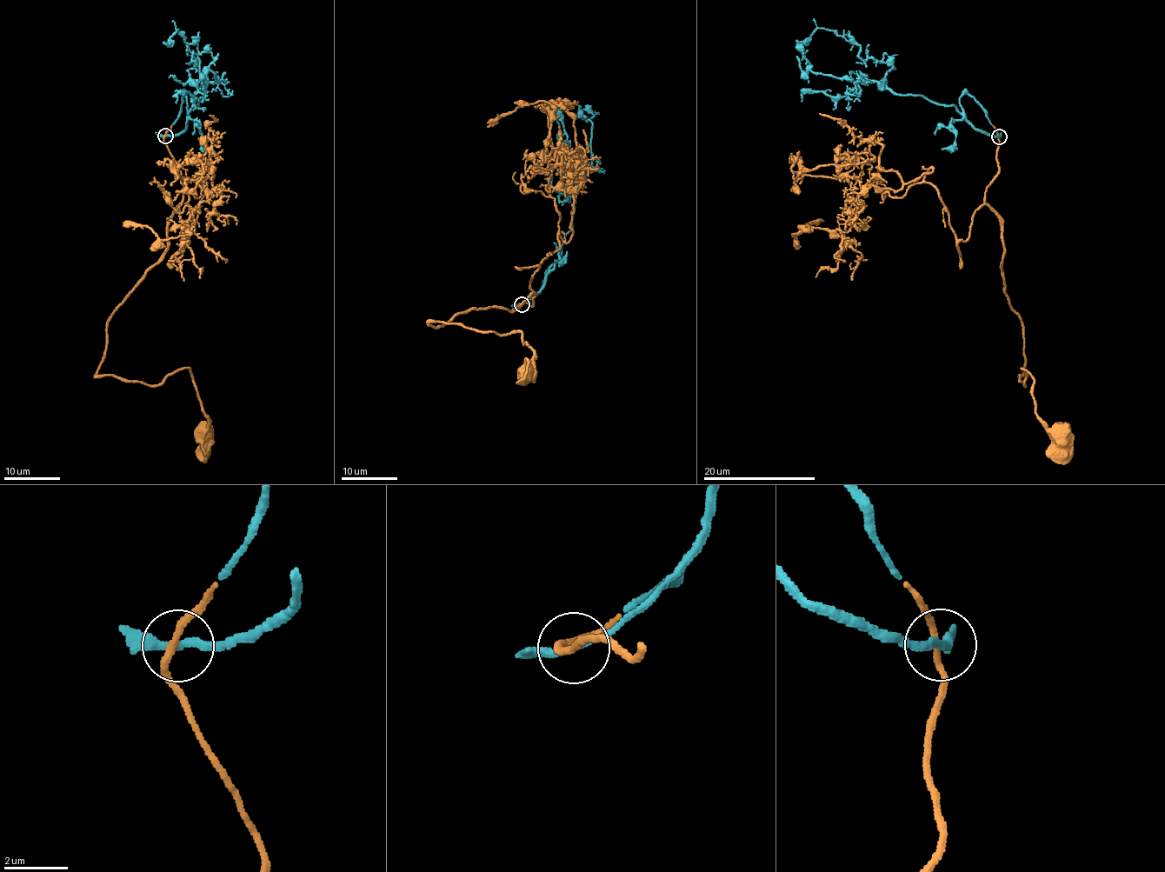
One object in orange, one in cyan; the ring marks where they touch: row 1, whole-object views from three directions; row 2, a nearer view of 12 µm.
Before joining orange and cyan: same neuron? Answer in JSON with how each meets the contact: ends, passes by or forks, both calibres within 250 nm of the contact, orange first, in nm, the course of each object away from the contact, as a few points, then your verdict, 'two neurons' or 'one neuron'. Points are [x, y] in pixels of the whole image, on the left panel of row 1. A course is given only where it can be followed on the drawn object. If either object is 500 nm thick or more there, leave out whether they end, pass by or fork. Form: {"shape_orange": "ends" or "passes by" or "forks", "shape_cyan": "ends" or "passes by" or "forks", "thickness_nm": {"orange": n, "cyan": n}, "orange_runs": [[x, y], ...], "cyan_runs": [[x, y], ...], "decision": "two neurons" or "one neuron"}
{"shape_orange": "passes by", "shape_cyan": "passes by", "thickness_nm": {"orange": 200, "cyan": 240}, "orange_runs": [[166, 136], [183, 200], [165, 254], [108, 322], [95, 375], [158, 385], [188, 368], [203, 431]], "cyan_runs": [[166, 136], [183, 131], [188, 113], [206, 93], [187, 70], [196, 46], [184, 42], [178, 29], [163, 41]], "decision": "one neuron"}

